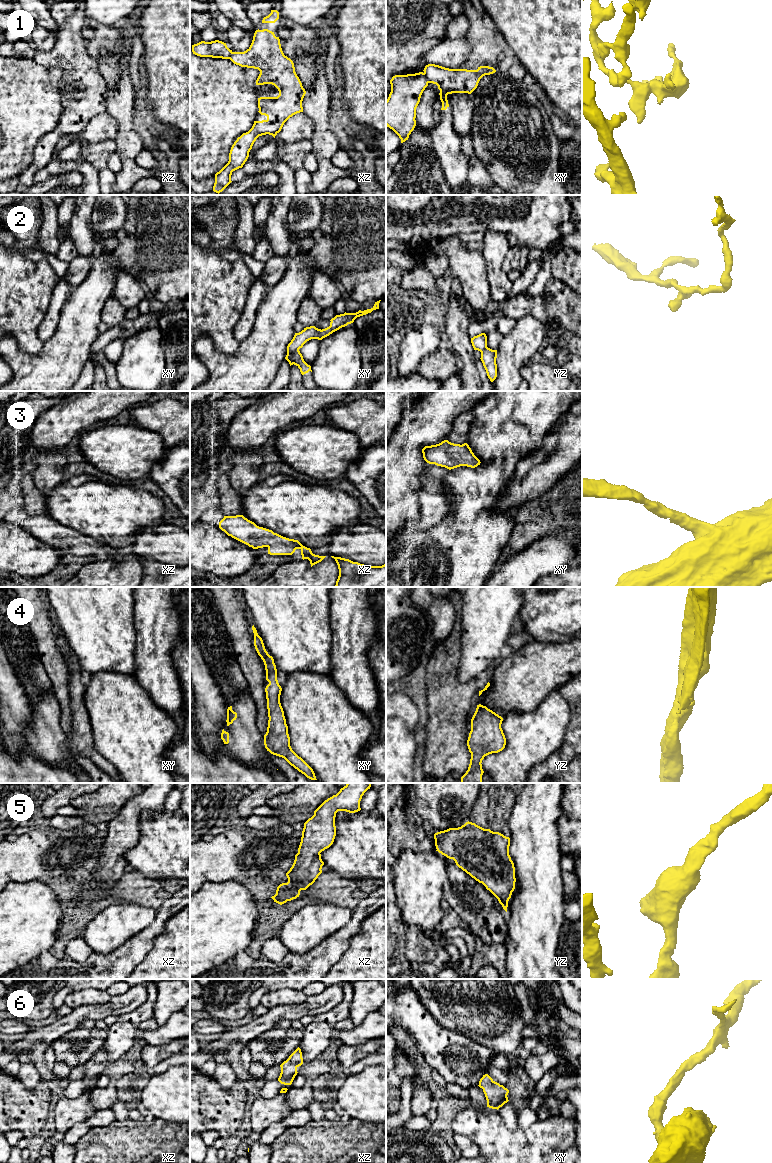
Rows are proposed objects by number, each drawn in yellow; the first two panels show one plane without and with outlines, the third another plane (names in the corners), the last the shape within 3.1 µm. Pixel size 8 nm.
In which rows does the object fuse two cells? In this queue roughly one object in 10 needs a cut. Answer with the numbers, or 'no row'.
1, 2

